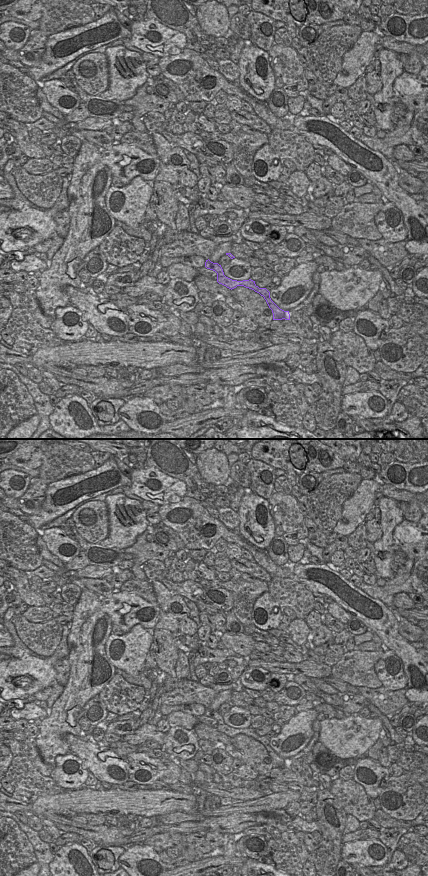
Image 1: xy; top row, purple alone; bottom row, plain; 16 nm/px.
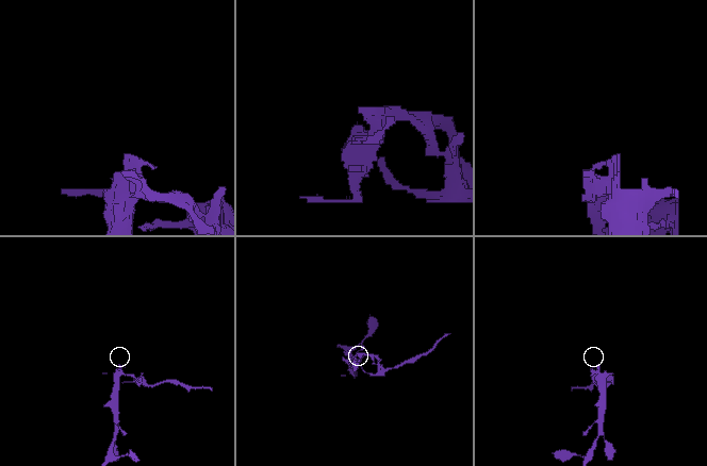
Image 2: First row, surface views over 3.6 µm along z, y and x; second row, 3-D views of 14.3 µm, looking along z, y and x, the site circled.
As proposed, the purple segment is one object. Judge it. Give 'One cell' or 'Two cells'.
Two cells

